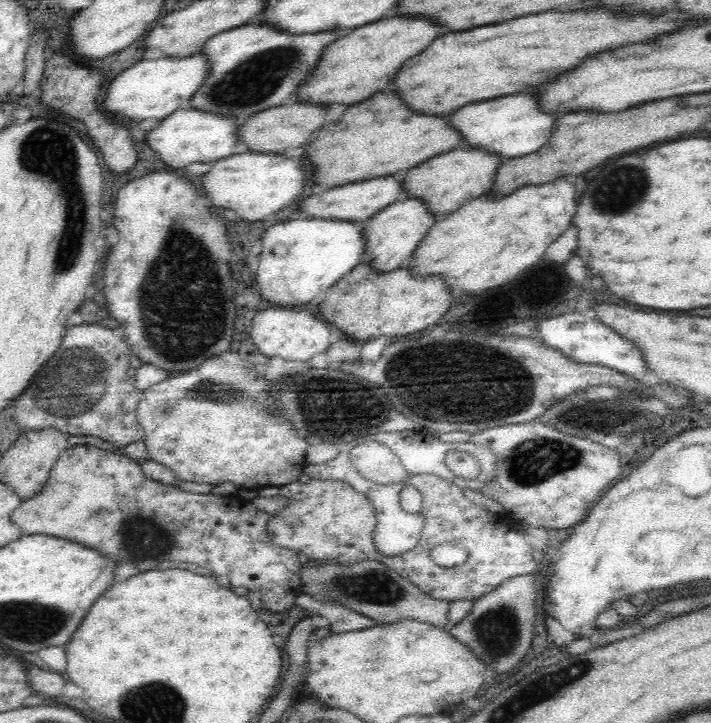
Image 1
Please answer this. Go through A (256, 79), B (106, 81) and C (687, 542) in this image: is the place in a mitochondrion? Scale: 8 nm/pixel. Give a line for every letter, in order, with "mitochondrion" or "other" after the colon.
A: mitochondrion
B: other
C: other

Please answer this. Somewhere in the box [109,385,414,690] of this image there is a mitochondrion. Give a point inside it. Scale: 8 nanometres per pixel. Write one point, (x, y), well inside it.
(373, 586)

